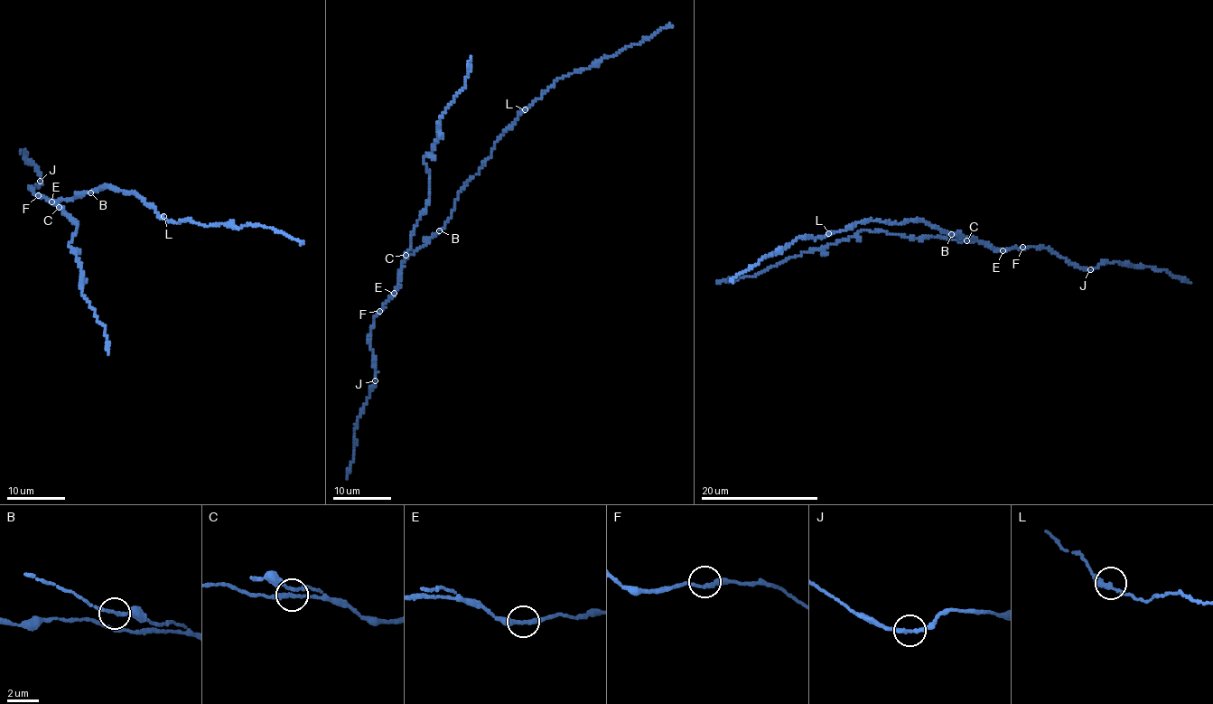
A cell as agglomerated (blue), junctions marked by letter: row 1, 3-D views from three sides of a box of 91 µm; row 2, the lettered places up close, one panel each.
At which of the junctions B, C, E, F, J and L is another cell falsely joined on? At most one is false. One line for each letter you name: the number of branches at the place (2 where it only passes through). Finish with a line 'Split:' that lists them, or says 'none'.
Split: none

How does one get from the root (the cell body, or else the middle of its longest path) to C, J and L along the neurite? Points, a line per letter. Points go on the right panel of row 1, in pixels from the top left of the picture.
C: (950, 233), (977, 240), (966, 240)
J: (950, 233), (971, 238), (1003, 250), (1029, 247), (1051, 249), (1068, 262), (1090, 269)
L: (950, 233), (918, 220), (900, 223), (873, 220), (828, 233)

